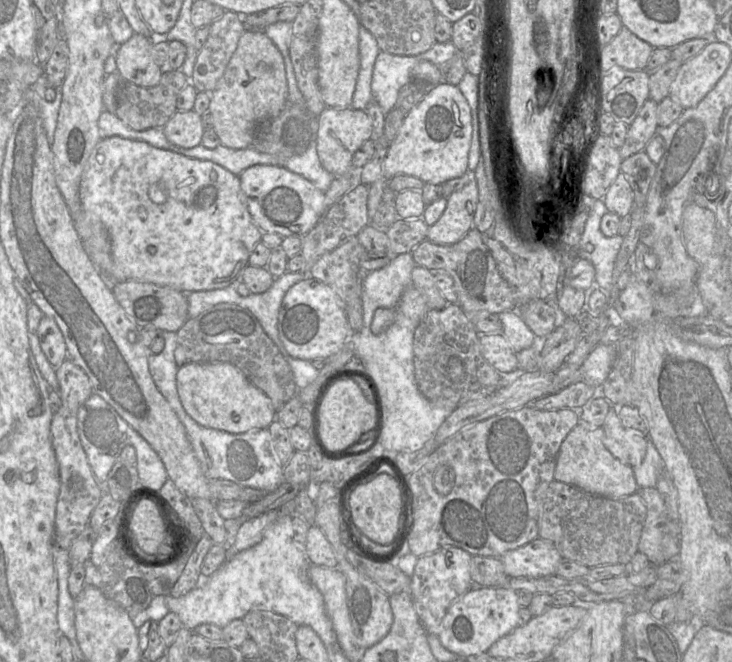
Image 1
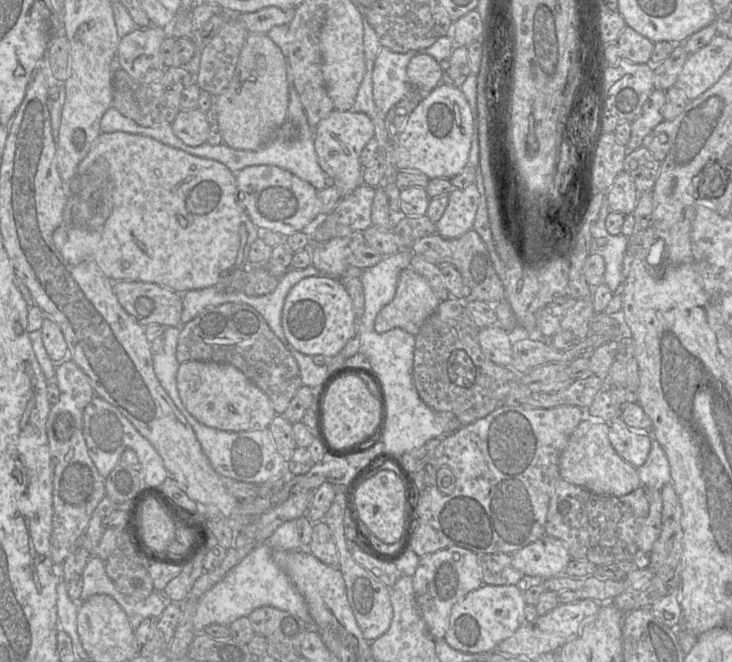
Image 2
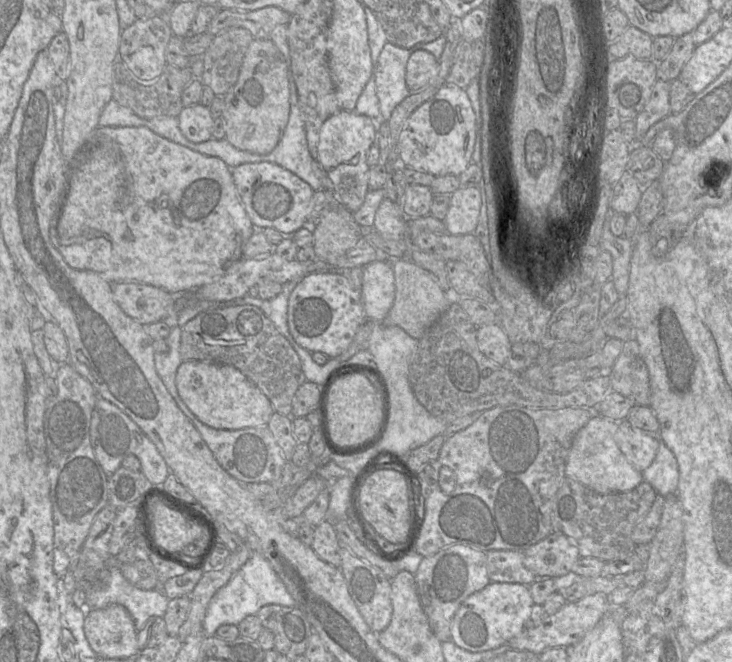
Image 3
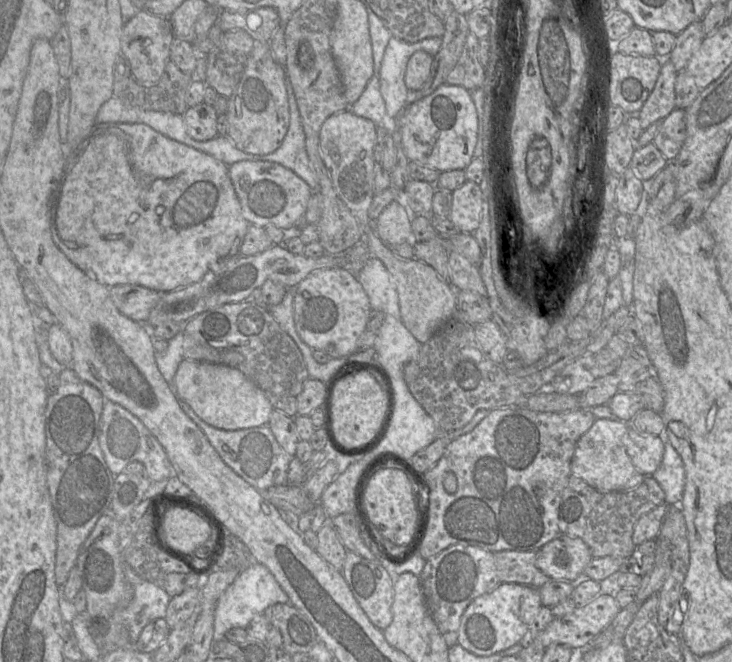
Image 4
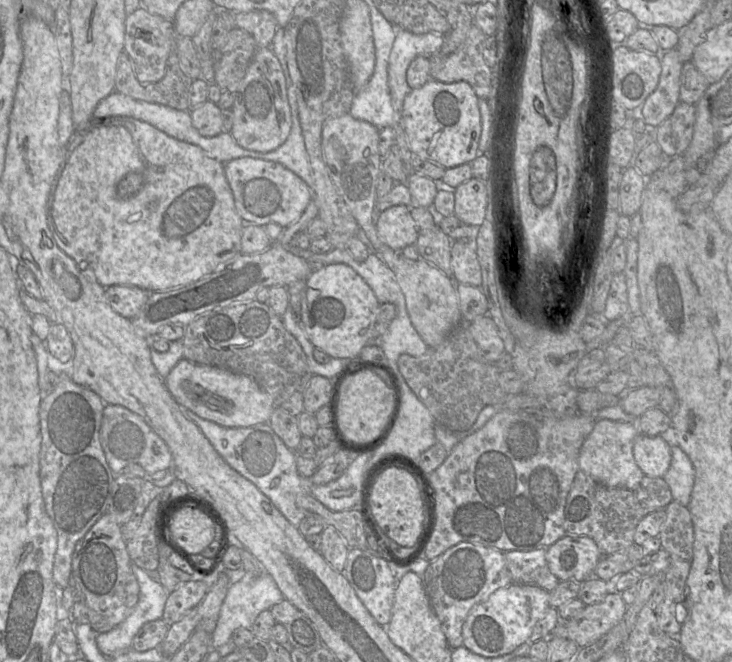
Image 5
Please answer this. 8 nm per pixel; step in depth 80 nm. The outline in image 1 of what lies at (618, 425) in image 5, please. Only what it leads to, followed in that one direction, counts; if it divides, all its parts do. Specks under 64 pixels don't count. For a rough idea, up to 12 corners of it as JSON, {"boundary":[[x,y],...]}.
{"boundary":[[578,423],[554,480],[607,498],[638,491],[633,468]]}

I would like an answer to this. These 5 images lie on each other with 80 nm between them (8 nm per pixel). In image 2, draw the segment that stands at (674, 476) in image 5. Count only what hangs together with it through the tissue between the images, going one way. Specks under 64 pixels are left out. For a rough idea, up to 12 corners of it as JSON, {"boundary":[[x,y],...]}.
{"boundary":[[651,435],[642,486],[660,491],[671,483],[668,458]]}

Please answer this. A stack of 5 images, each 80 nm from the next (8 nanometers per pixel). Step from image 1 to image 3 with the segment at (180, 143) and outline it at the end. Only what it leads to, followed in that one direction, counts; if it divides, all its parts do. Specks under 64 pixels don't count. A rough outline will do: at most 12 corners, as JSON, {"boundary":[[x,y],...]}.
{"boundary":[[200,103],[183,107],[177,118],[187,140],[212,139],[214,119]]}

